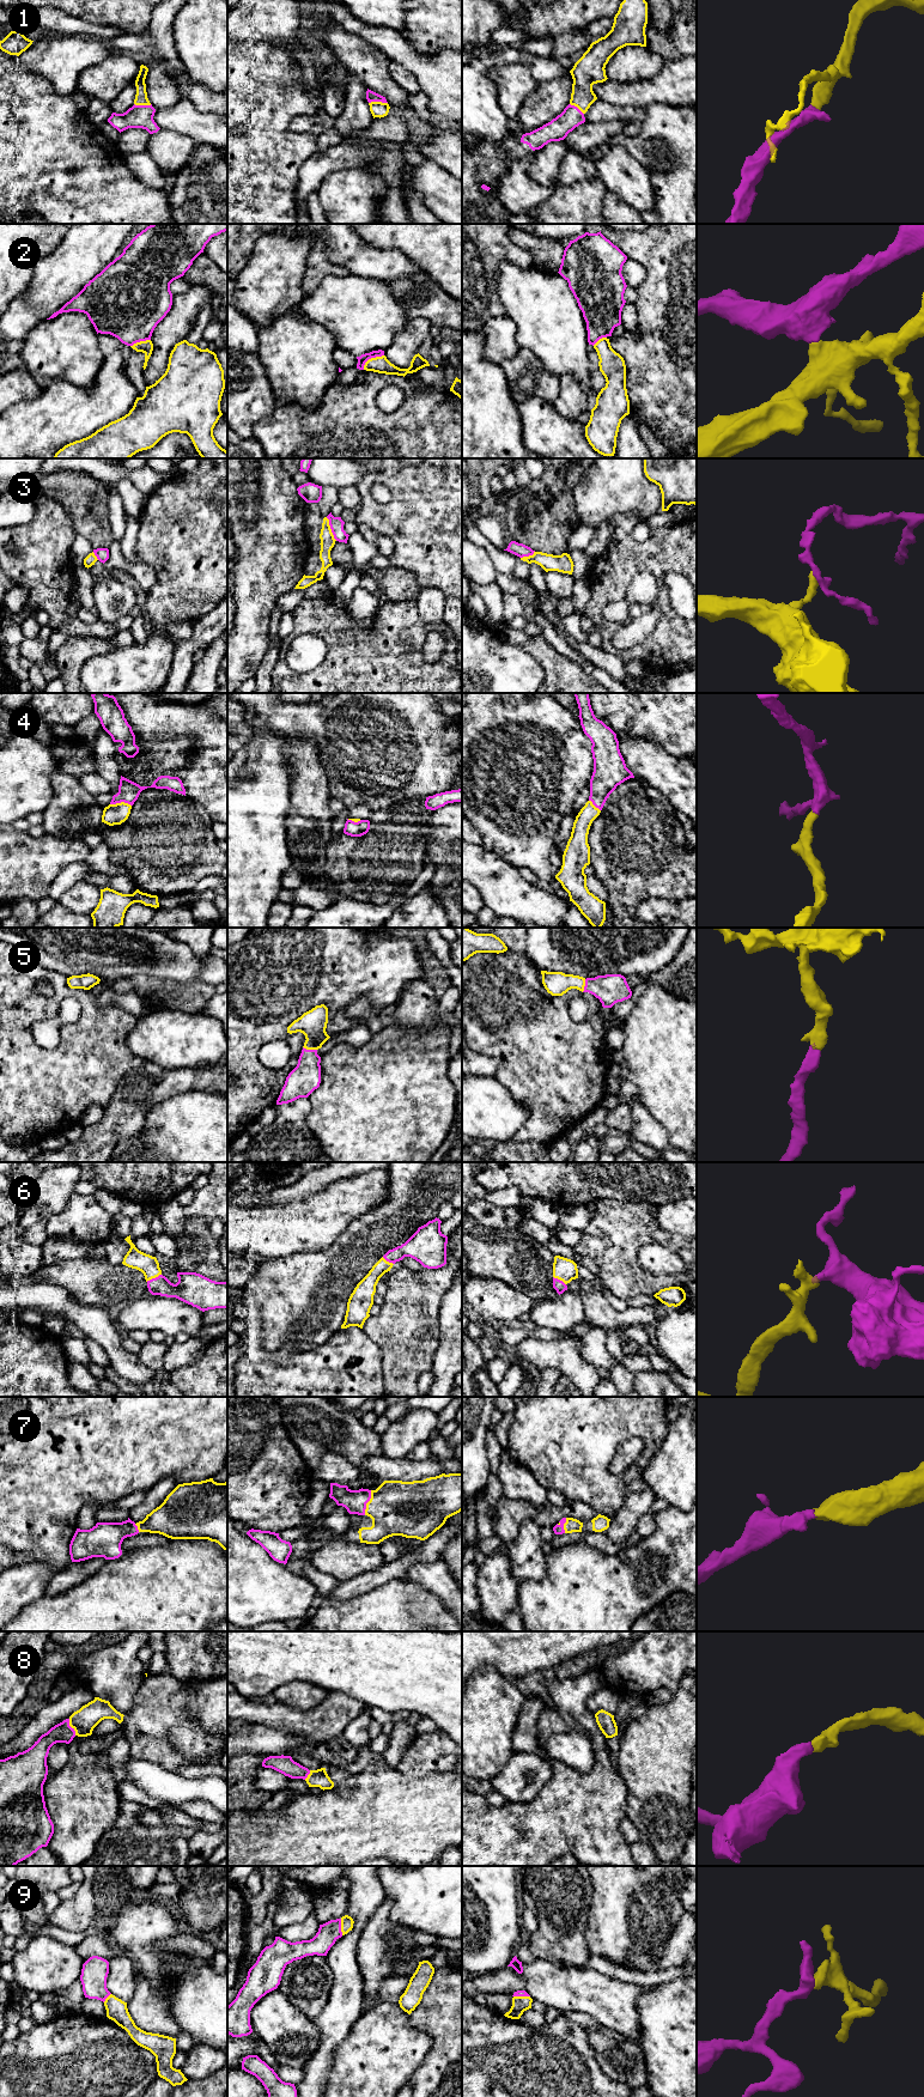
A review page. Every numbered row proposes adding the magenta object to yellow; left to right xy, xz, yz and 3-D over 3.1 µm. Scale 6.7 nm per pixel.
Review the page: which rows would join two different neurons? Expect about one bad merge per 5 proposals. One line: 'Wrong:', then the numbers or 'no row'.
Wrong: 2, 3

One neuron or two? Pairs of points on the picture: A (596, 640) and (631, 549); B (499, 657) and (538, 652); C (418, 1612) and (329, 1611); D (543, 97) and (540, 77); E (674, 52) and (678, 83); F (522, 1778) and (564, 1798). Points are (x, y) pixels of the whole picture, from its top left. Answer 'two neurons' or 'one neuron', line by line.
A: two neurons
B: two neurons
C: one neuron
D: two neurons
E: two neurons
F: two neurons

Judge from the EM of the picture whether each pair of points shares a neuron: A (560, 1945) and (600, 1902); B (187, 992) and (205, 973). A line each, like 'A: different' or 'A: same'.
A: different
B: different

